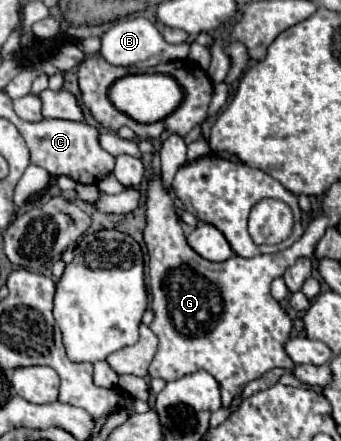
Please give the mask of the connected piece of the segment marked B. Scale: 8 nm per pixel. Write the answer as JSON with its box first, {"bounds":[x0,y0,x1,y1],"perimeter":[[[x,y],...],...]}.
{"bounds":[100,18,190,67],"perimeter":[[[124,18],[124,20],[118,20],[114,22],[114,26],[102,34],[102,48],[100,48],[100,54],[104,56],[106,62],[110,64],[116,64],[116,66],[136,66],[140,62],[146,62],[148,67],[155,67],[161,62],[184,60],[188,56],[188,48],[190,44],[184,42],[184,44],[168,44],[162,38],[162,34],[158,32],[158,28],[146,20],[146,18]]]}

